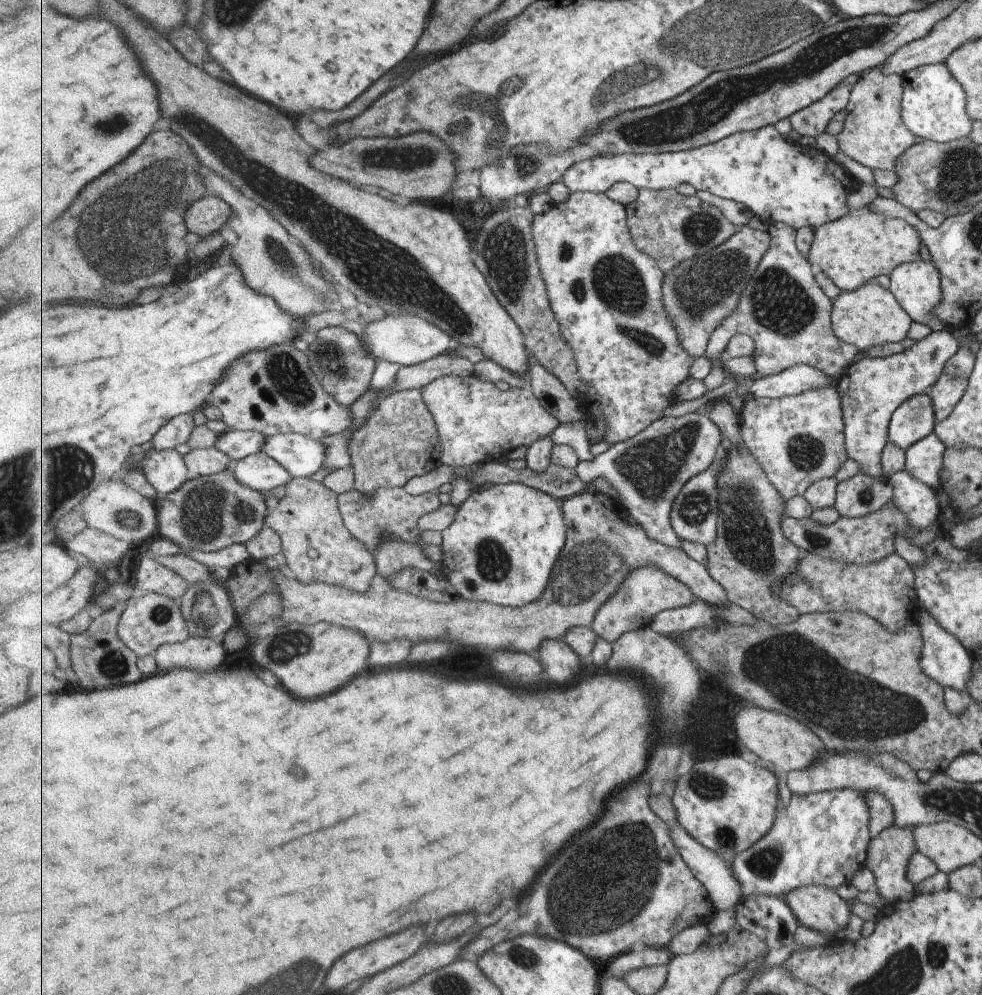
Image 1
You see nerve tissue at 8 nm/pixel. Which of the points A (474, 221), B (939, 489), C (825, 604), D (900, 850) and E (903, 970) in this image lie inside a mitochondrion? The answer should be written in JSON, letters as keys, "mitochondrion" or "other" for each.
{"A":"mitochondrion","B":"other","C":"other","D":"other","E":"mitochondrion"}

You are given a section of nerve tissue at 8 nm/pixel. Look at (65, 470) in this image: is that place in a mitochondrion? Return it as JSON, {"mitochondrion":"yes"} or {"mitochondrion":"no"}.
{"mitochondrion":"yes"}

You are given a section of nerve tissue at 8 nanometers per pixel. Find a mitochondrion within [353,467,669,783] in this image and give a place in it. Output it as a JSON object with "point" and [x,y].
{"point":[598,559]}

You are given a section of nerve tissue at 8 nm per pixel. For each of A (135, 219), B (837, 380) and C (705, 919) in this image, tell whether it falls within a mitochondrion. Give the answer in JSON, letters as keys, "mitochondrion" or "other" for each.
{"A":"mitochondrion","B":"other","C":"other"}

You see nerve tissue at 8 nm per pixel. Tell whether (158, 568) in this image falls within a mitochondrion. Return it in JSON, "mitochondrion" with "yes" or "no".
{"mitochondrion":"no"}

